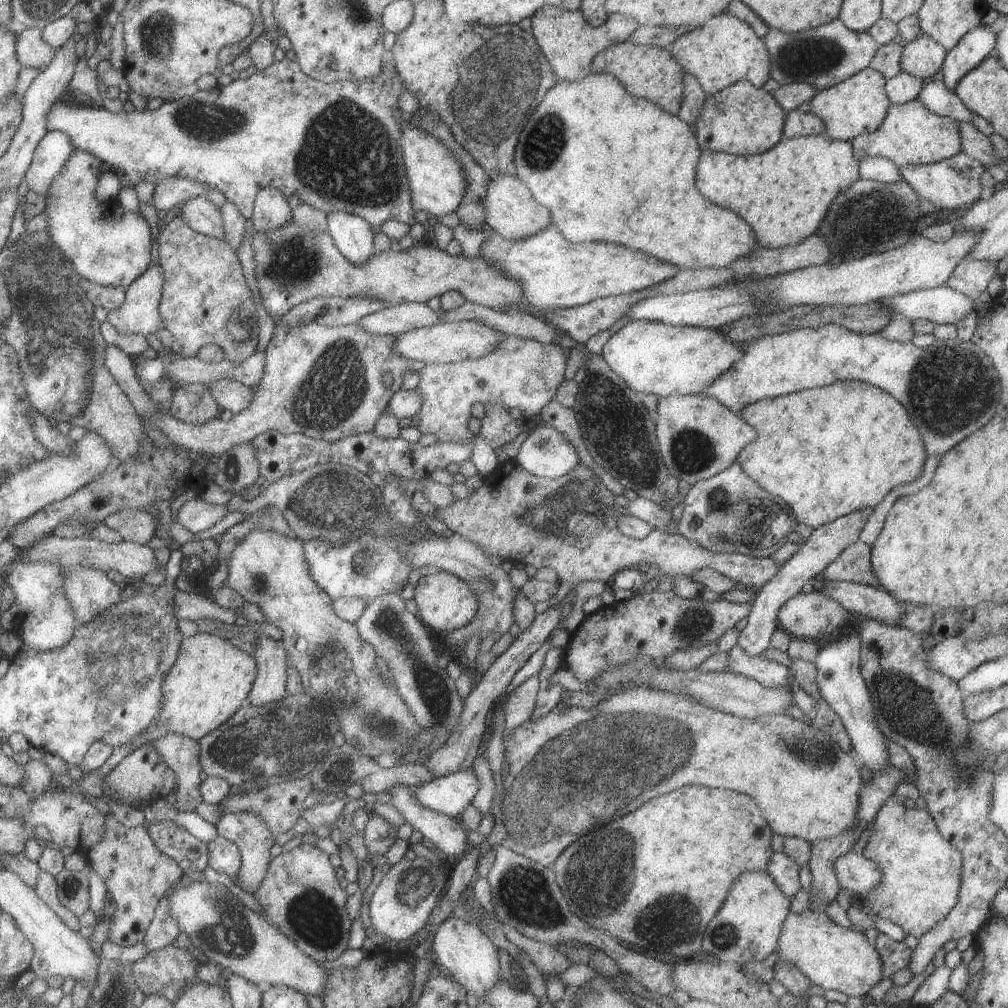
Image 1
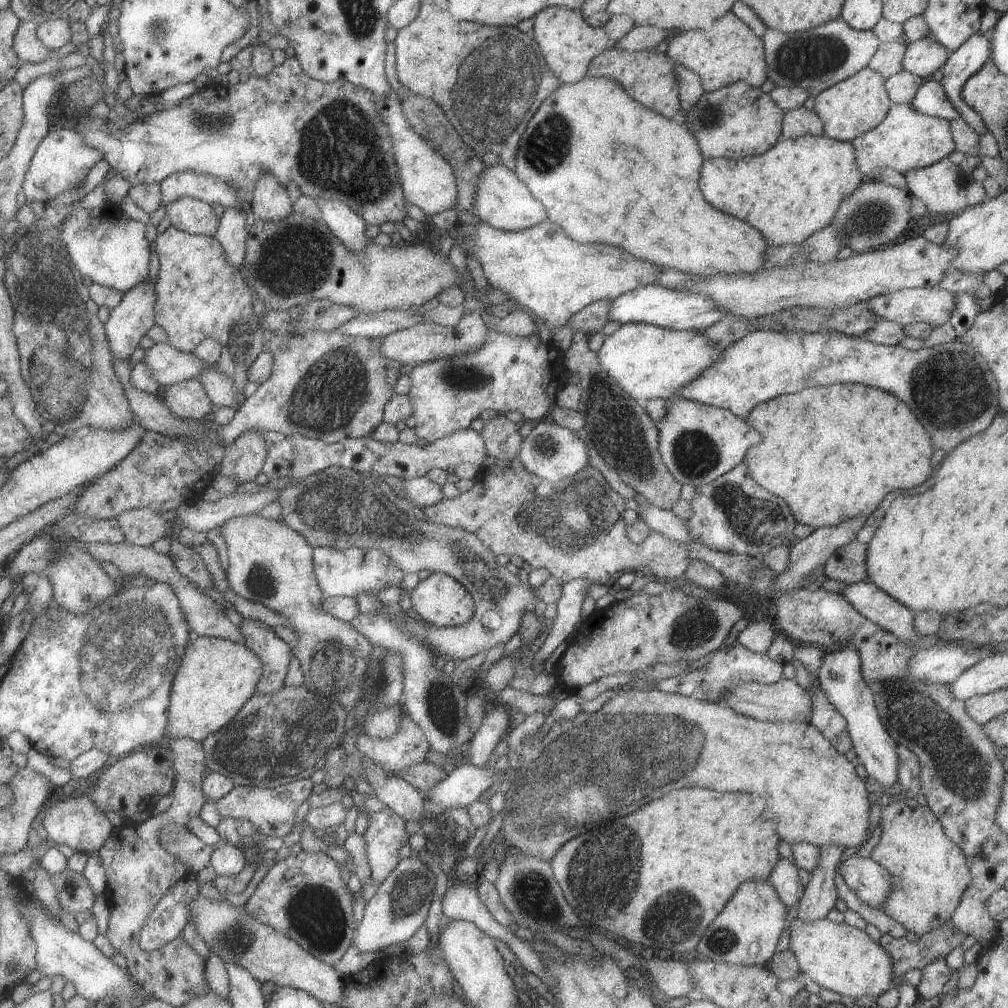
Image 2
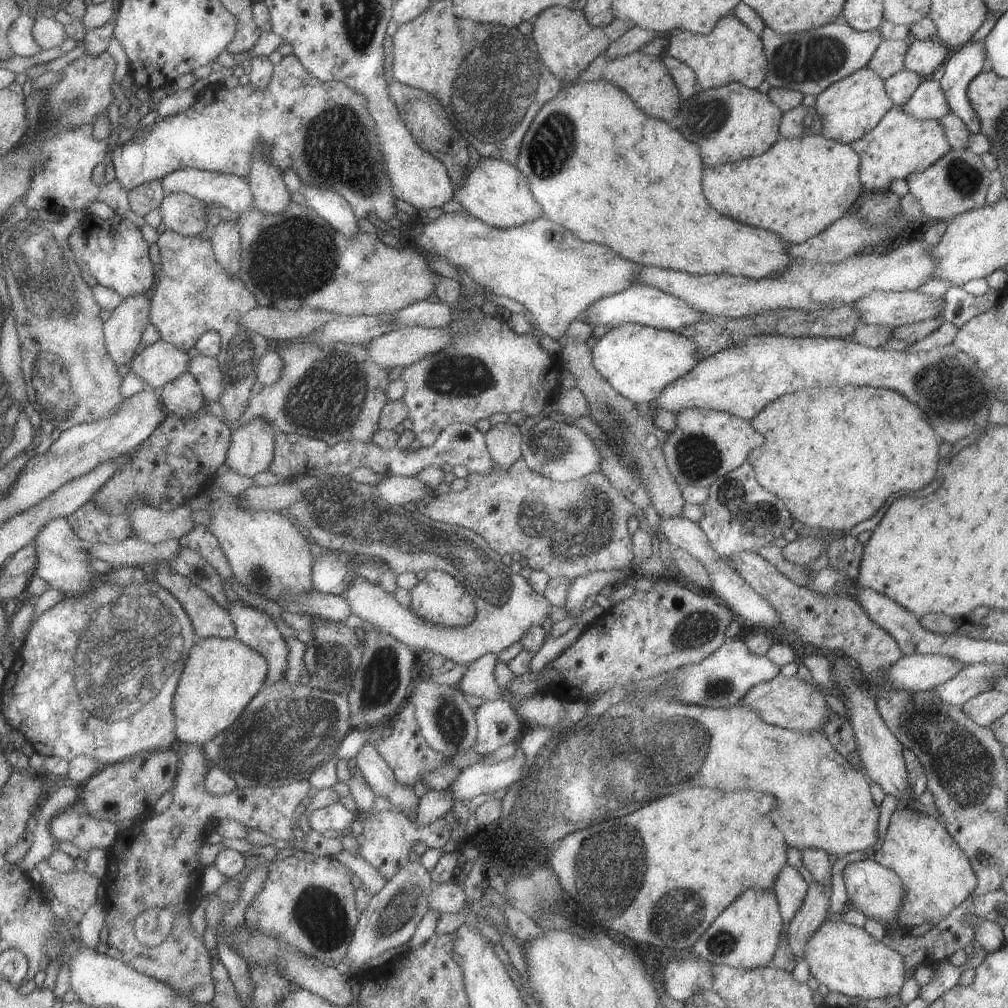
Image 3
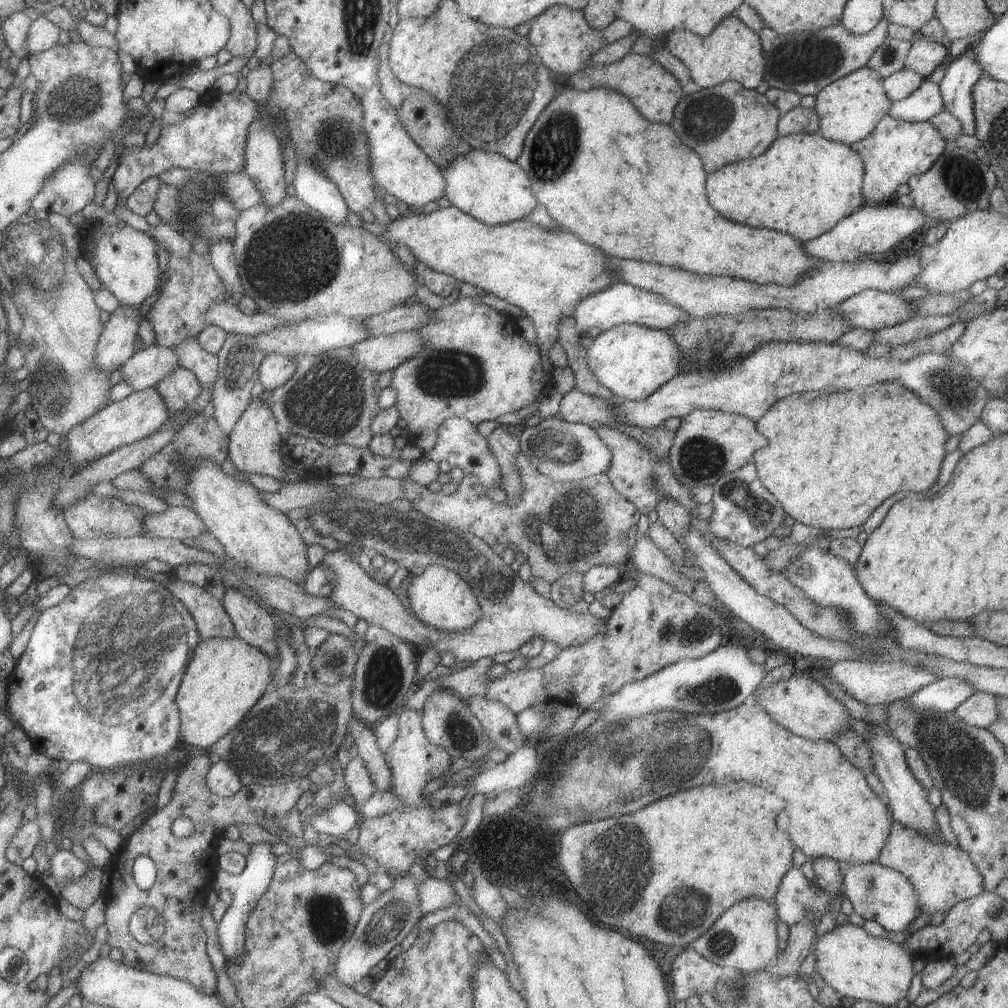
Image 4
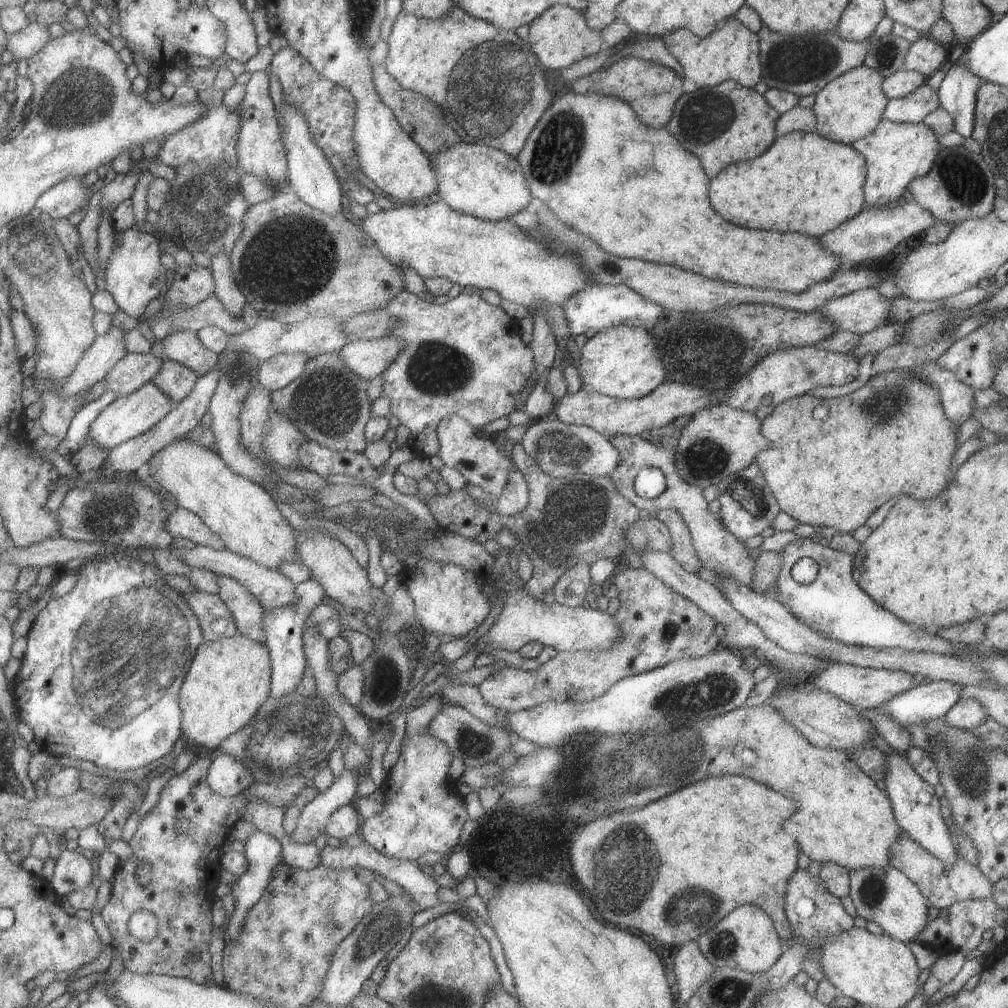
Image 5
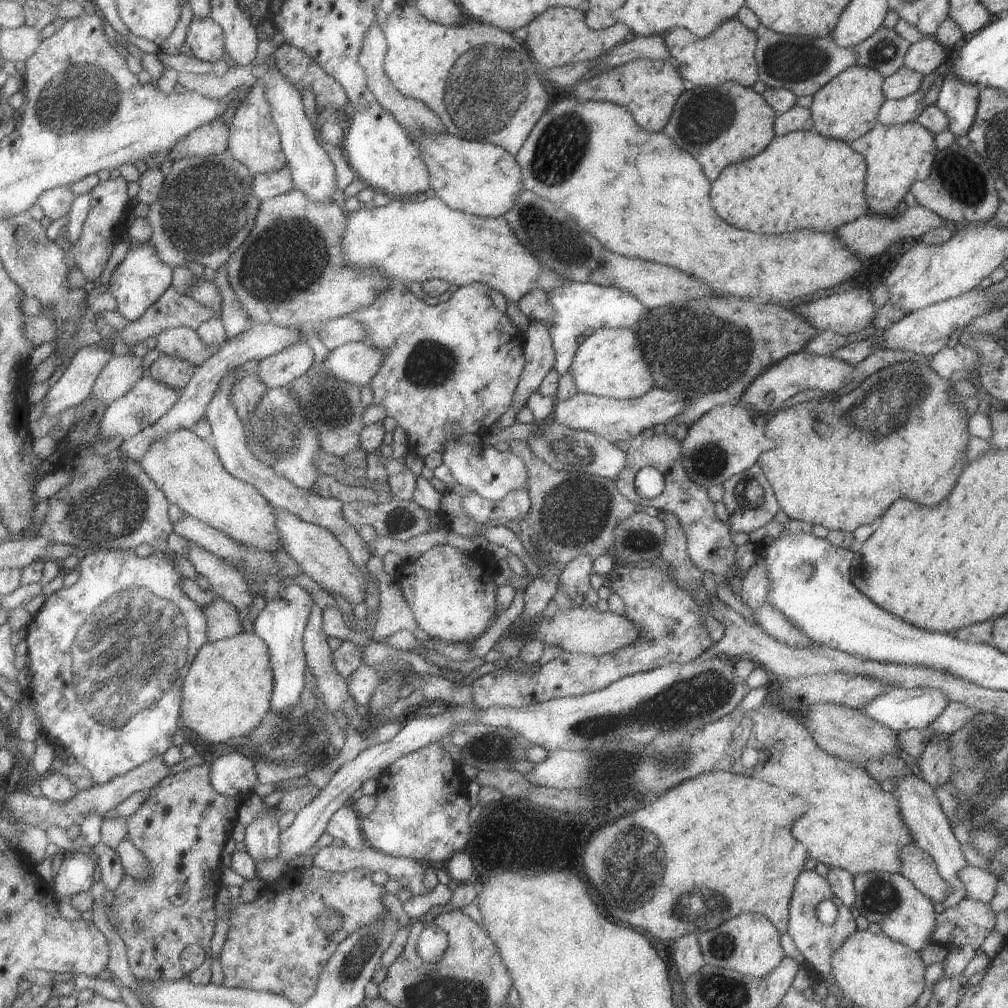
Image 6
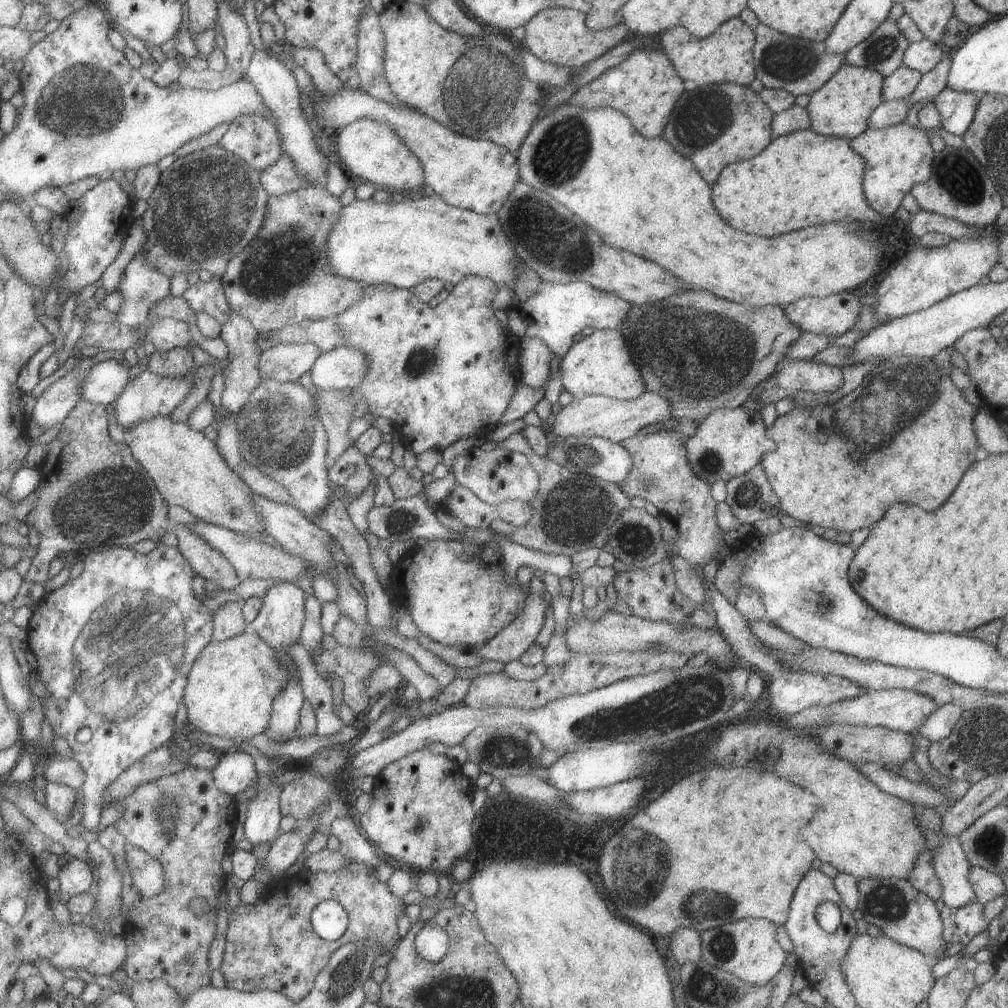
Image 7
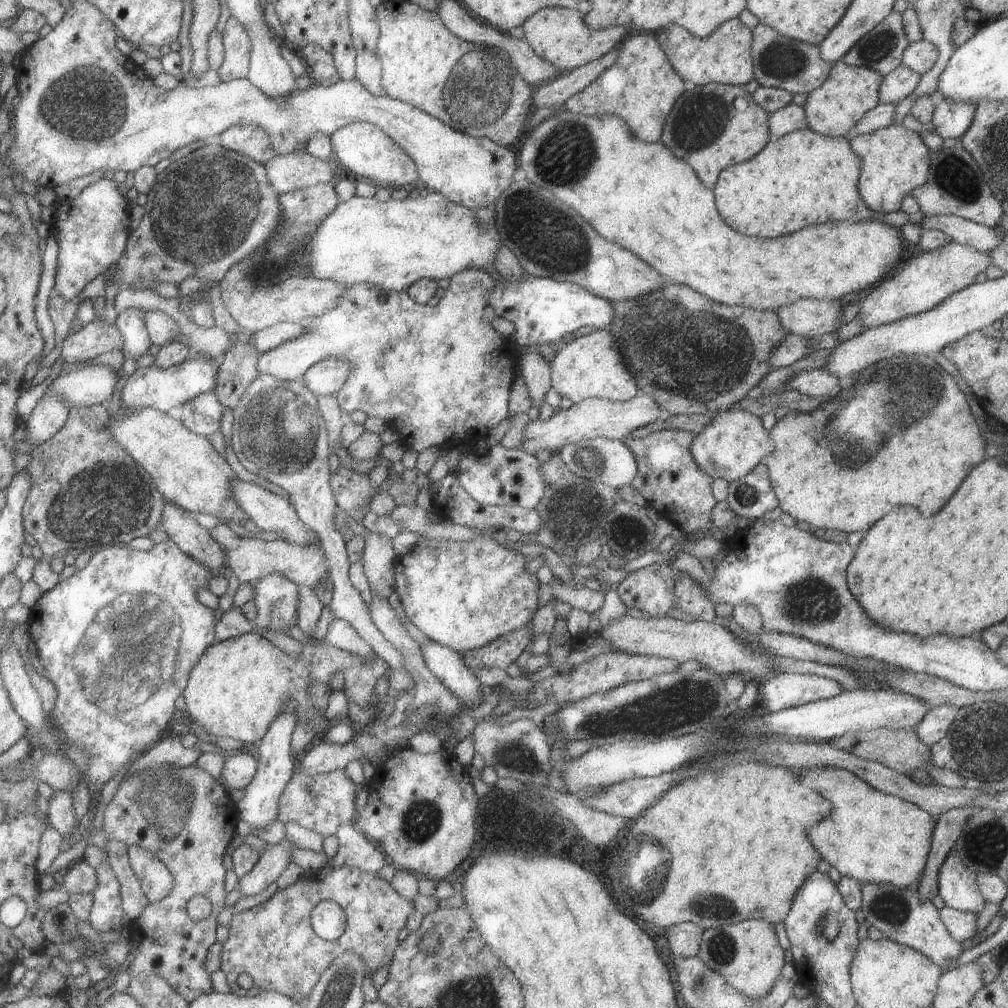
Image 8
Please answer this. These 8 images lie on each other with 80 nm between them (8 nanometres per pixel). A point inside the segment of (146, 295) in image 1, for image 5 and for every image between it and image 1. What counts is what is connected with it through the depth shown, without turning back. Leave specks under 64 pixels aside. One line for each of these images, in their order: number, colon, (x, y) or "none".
2: (134, 315)
3: (122, 330)
4: (115, 344)
5: (106, 349)

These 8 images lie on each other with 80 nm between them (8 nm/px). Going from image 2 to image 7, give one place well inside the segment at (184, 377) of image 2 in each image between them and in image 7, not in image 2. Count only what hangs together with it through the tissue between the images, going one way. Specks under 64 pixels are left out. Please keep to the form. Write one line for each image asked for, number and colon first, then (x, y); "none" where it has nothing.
3: (157, 364)
4: (145, 368)
5: (134, 370)
6: (121, 372)
7: (105, 381)

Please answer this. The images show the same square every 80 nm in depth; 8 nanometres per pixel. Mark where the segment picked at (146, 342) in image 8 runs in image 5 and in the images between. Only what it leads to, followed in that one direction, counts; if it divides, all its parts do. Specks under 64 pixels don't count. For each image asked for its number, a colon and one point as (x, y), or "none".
5: (133, 275)
6: (140, 278)
7: (141, 285)

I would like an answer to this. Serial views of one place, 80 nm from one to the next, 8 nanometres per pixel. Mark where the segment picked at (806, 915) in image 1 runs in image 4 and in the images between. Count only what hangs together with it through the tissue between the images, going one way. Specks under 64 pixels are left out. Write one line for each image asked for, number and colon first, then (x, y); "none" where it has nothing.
2: (841, 958)
3: (846, 959)
4: (858, 966)

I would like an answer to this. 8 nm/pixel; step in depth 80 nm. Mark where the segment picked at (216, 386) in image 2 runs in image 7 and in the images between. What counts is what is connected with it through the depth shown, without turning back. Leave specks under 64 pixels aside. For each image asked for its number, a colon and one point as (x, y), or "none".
3: (206, 370)
4: (190, 355)
5: (183, 347)
6: (181, 342)
7: (165, 334)

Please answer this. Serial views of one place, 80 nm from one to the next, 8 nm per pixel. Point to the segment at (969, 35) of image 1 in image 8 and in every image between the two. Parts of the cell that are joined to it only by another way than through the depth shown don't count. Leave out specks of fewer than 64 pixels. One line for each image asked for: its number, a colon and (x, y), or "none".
2: (969, 56)
3: (962, 64)
4: (955, 86)
5: (956, 93)
6: (957, 99)
7: (956, 109)
8: (950, 119)

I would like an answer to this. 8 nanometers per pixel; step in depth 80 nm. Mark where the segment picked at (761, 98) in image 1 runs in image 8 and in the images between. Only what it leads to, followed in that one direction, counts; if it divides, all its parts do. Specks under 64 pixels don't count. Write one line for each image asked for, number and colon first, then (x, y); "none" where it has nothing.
2: (738, 120)
3: (732, 122)
4: (726, 123)
5: (721, 125)
6: (728, 123)
7: (713, 125)
8: (712, 126)

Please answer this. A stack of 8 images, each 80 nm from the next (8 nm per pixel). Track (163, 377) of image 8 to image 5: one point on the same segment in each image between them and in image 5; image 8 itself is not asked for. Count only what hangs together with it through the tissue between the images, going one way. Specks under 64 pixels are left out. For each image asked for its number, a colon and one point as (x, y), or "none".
5: (128, 416)
6: (148, 400)
7: (146, 395)

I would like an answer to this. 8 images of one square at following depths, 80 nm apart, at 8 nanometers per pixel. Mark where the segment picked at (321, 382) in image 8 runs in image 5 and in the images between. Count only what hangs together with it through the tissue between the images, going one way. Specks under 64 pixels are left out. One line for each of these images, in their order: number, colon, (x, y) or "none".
5: (366, 358)
6: (355, 362)
7: (342, 367)

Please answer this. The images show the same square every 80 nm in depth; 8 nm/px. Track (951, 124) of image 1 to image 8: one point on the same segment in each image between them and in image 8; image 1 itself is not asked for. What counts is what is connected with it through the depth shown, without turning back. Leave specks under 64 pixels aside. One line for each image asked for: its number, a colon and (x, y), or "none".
2: (905, 139)
3: (899, 144)
4: (895, 149)
5: (894, 153)
6: (896, 156)
7: (897, 157)
8: (895, 160)

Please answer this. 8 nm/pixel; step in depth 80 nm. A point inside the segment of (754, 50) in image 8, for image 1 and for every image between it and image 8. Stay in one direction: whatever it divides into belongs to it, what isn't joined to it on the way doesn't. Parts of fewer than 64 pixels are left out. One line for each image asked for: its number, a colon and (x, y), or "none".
1: (828, 54)
2: (815, 59)
3: (807, 62)
4: (804, 63)
5: (803, 64)
6: (802, 65)
7: (799, 66)

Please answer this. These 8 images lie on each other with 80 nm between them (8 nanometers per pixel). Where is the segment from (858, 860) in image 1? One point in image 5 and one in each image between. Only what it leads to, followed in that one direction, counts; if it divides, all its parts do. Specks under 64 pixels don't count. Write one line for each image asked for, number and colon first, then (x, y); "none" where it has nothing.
2: (868, 880)
3: (875, 891)
4: (877, 893)
5: (883, 895)

